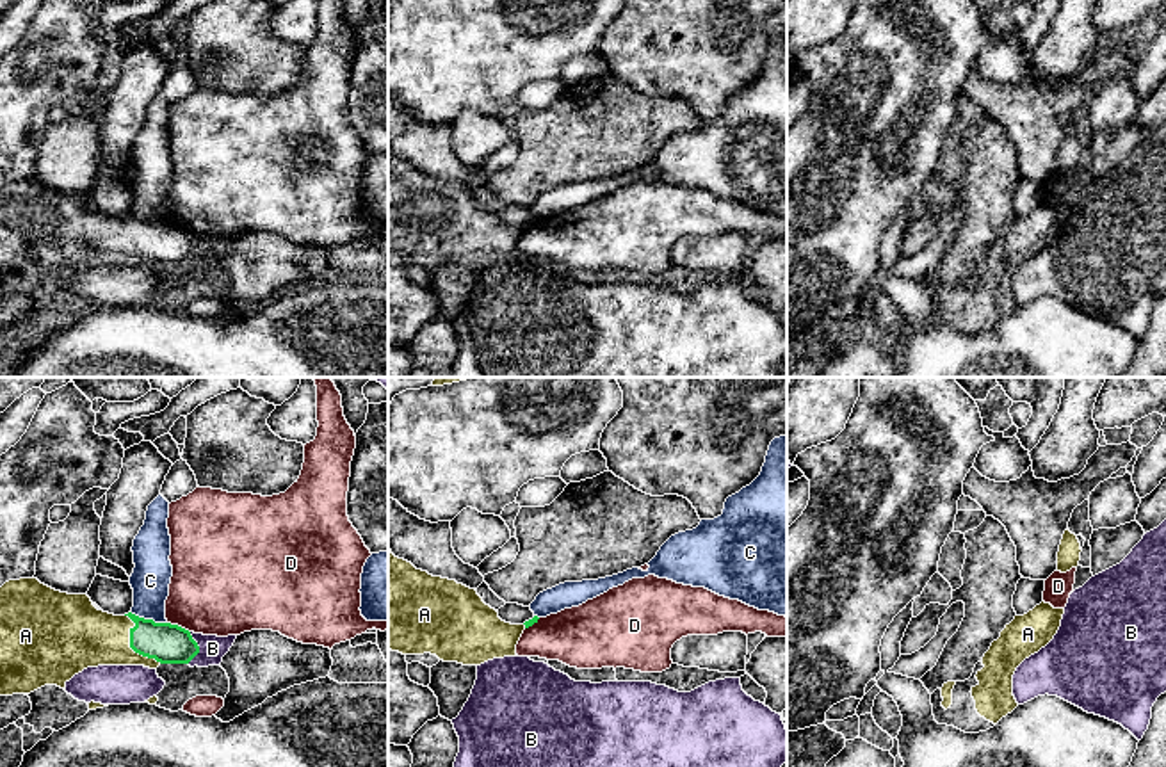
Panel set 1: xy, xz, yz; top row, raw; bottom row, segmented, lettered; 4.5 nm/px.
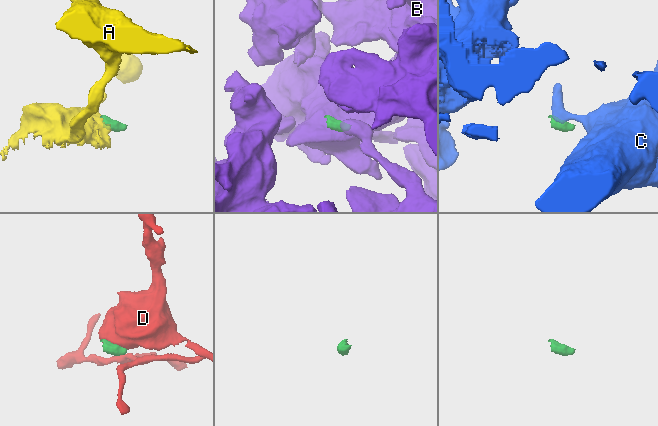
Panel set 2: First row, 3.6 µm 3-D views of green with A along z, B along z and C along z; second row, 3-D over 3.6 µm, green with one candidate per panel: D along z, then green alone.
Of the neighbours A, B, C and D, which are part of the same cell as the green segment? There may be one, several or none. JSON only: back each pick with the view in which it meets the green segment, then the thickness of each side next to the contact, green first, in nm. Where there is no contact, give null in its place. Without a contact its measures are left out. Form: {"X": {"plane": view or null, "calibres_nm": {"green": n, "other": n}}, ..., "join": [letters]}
{"A": {"plane": "xy", "calibres_nm": {"green": 180, "other": 300}}, "join": ["A"]}

